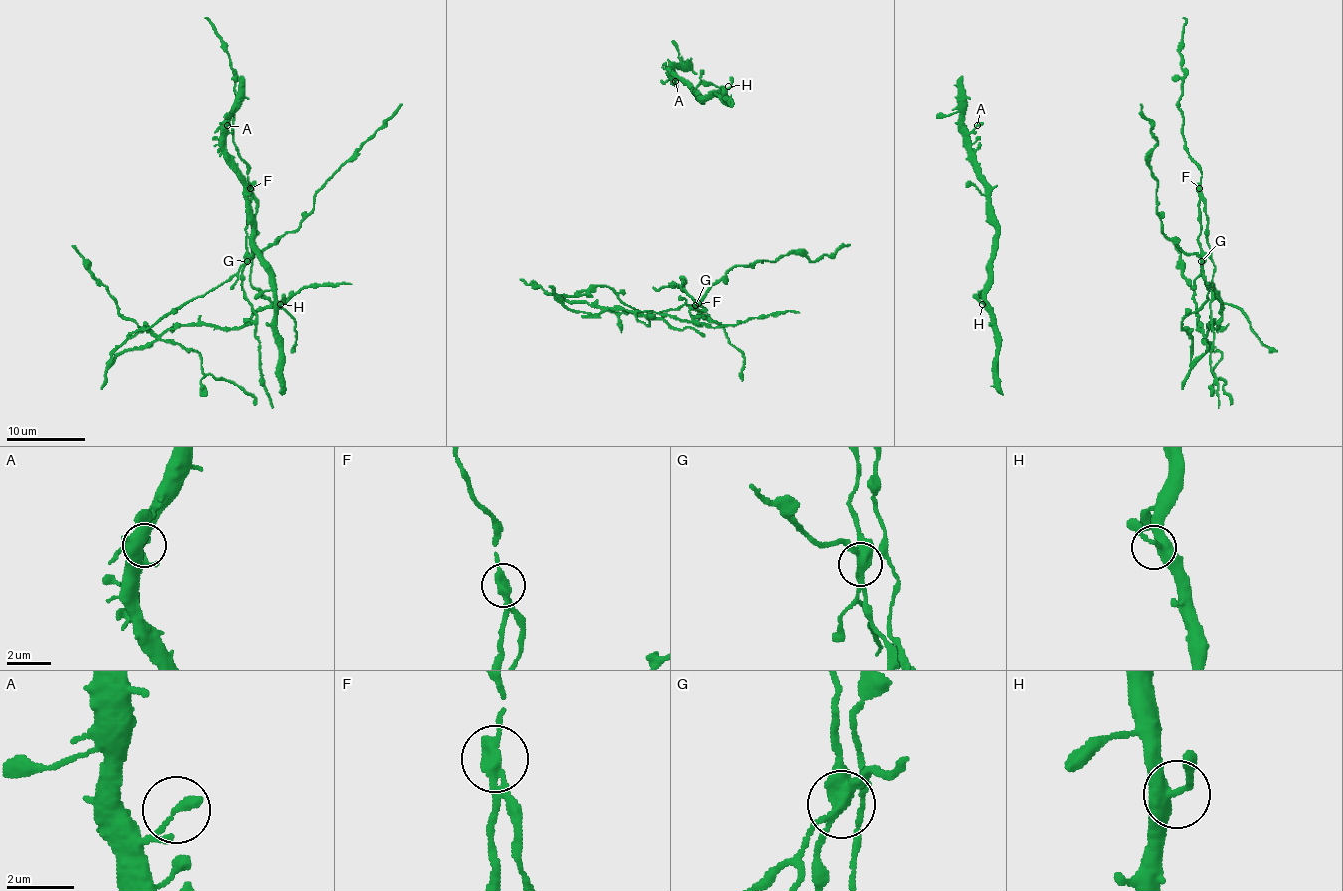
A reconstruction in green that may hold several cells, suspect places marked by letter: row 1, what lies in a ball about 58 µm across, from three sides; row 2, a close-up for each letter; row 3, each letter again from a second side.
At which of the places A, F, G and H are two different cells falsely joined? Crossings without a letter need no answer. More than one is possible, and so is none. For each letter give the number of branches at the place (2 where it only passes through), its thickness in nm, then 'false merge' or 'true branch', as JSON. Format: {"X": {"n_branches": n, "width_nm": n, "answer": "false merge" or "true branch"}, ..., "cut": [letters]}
{"A": {"n_branches": 2, "width_nm": 240, "answer": "true branch"}, "F": {"n_branches": 2, "width_nm": 380, "answer": "false merge"}, "G": {"n_branches": 4, "width_nm": 360, "answer": "false merge"}, "H": {"n_branches": 3, "width_nm": 300, "answer": "true branch"}, "cut": ["F", "G"]}

